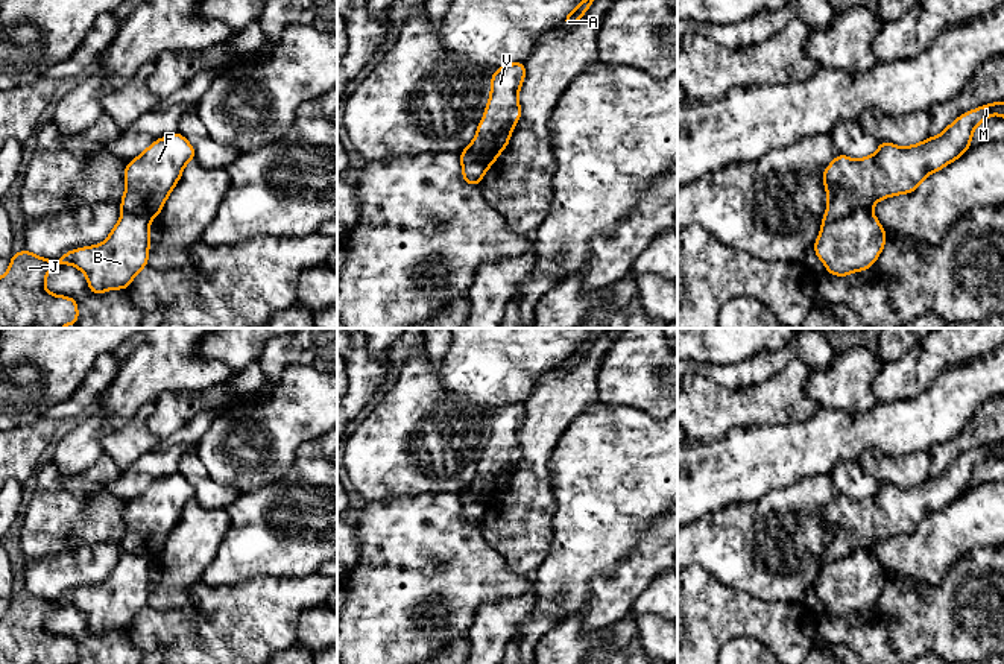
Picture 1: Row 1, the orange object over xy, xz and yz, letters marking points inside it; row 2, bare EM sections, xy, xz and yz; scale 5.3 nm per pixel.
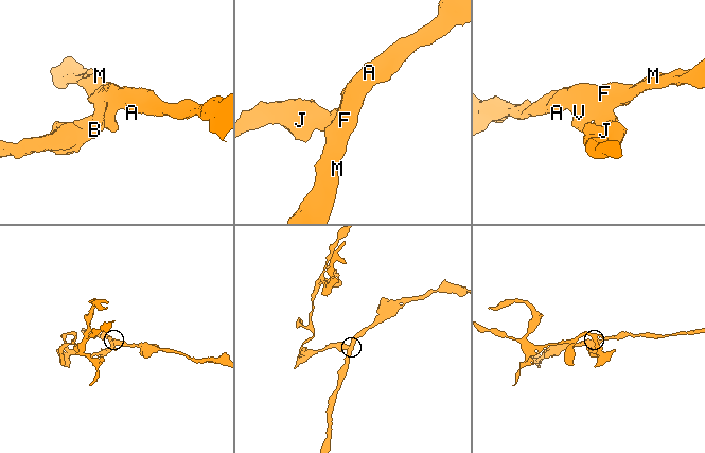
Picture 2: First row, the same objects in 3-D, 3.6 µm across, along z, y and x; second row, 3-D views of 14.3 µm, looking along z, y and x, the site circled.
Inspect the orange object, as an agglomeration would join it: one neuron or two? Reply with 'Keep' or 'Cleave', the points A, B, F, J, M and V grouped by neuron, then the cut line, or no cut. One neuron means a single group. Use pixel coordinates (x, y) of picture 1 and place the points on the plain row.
Cleave. Groups: A F M V / B J. Split along yz (869, 550), (855, 550), (824, 564)

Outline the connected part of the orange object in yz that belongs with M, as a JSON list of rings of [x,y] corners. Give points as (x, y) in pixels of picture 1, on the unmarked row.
[[[1004,442],[989,444],[965,453],[937,477],[930,477],[928,480],[908,488],[879,482],[878,491],[861,500],[851,500],[846,495],[838,494],[822,515],[828,538],[828,547],[822,564],[845,558],[858,550],[870,552],[881,539],[901,533],[913,533],[928,515],[958,500],[969,489],[972,473],[977,465],[993,454],[1004,457]]]

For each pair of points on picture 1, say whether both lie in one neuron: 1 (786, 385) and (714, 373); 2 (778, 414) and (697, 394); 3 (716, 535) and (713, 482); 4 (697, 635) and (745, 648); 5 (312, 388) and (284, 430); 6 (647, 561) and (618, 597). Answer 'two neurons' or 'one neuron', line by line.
1: two neurons
2: one neuron
3: two neurons
4: two neurons
5: one neuron
6: one neuron

